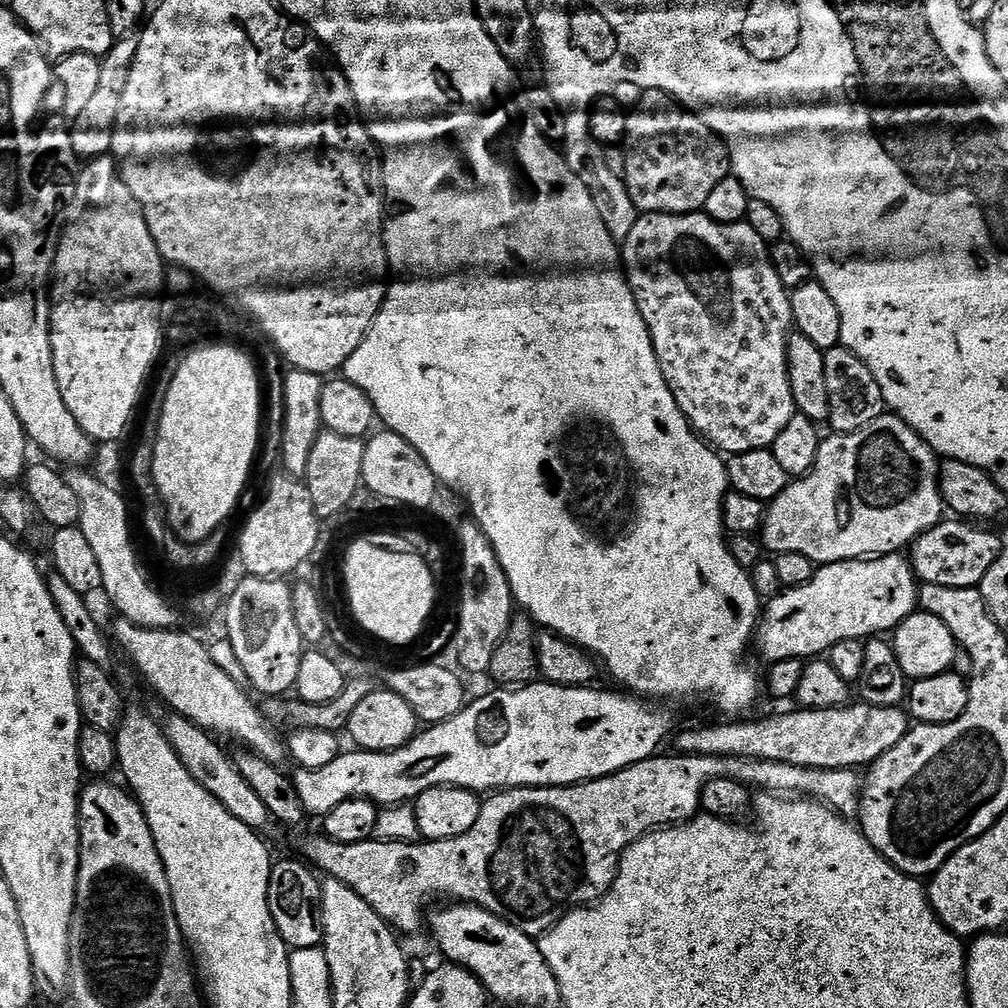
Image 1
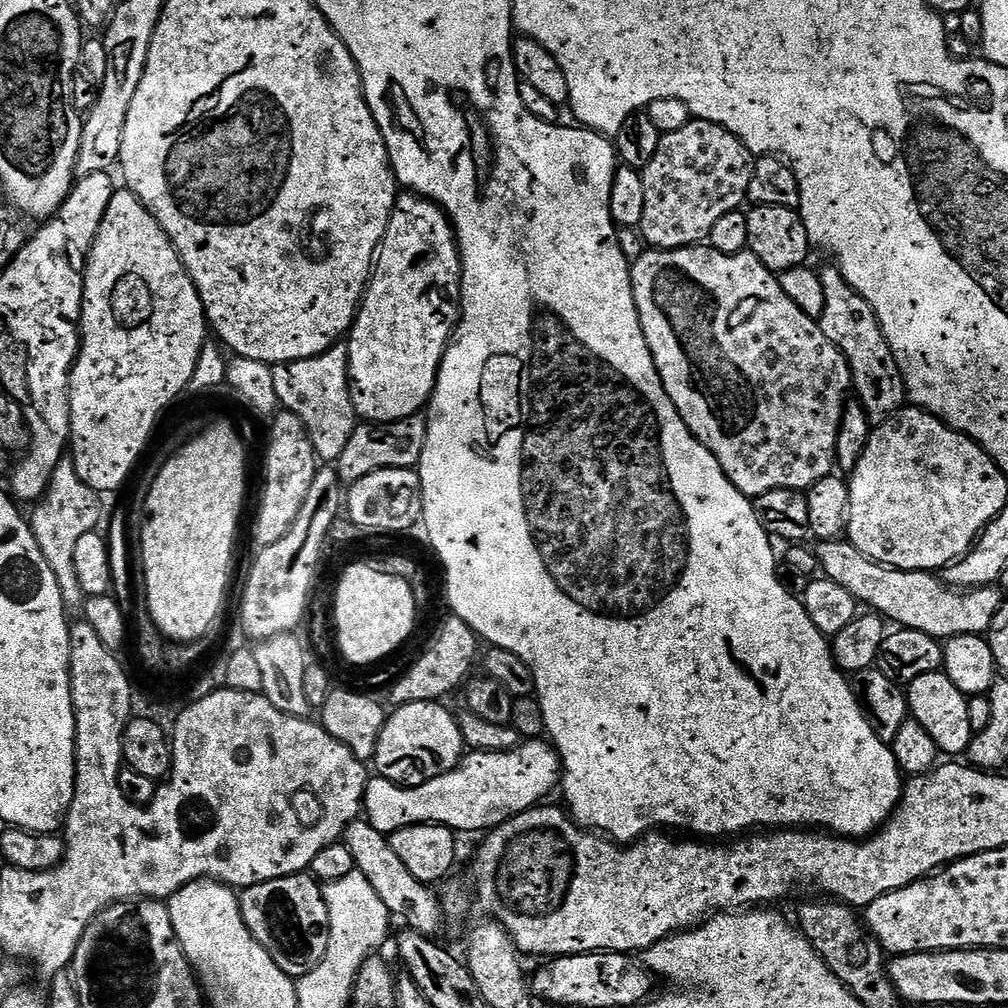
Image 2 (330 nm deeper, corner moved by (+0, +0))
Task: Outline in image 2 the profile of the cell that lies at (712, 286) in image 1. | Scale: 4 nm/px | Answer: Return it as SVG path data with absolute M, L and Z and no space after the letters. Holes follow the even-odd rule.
M704 242L691 248L641 251L638 259L631 261L630 271L632 293L640 315L642 334L654 358L654 366L662 378L662 386L693 436L716 455L717 462L722 466L726 478L730 478L733 486L743 496L755 498L779 488L795 492L807 490L814 487L822 478L833 475L836 468L836 443L840 433L840 419L853 391L852 372L844 355L834 347L830 338L826 338L826 334L822 334L819 323L802 314L802 310L798 310L798 306L794 306L790 298L786 298L777 273L762 266L762 262L758 262L753 252L745 250L734 254L722 254Z

